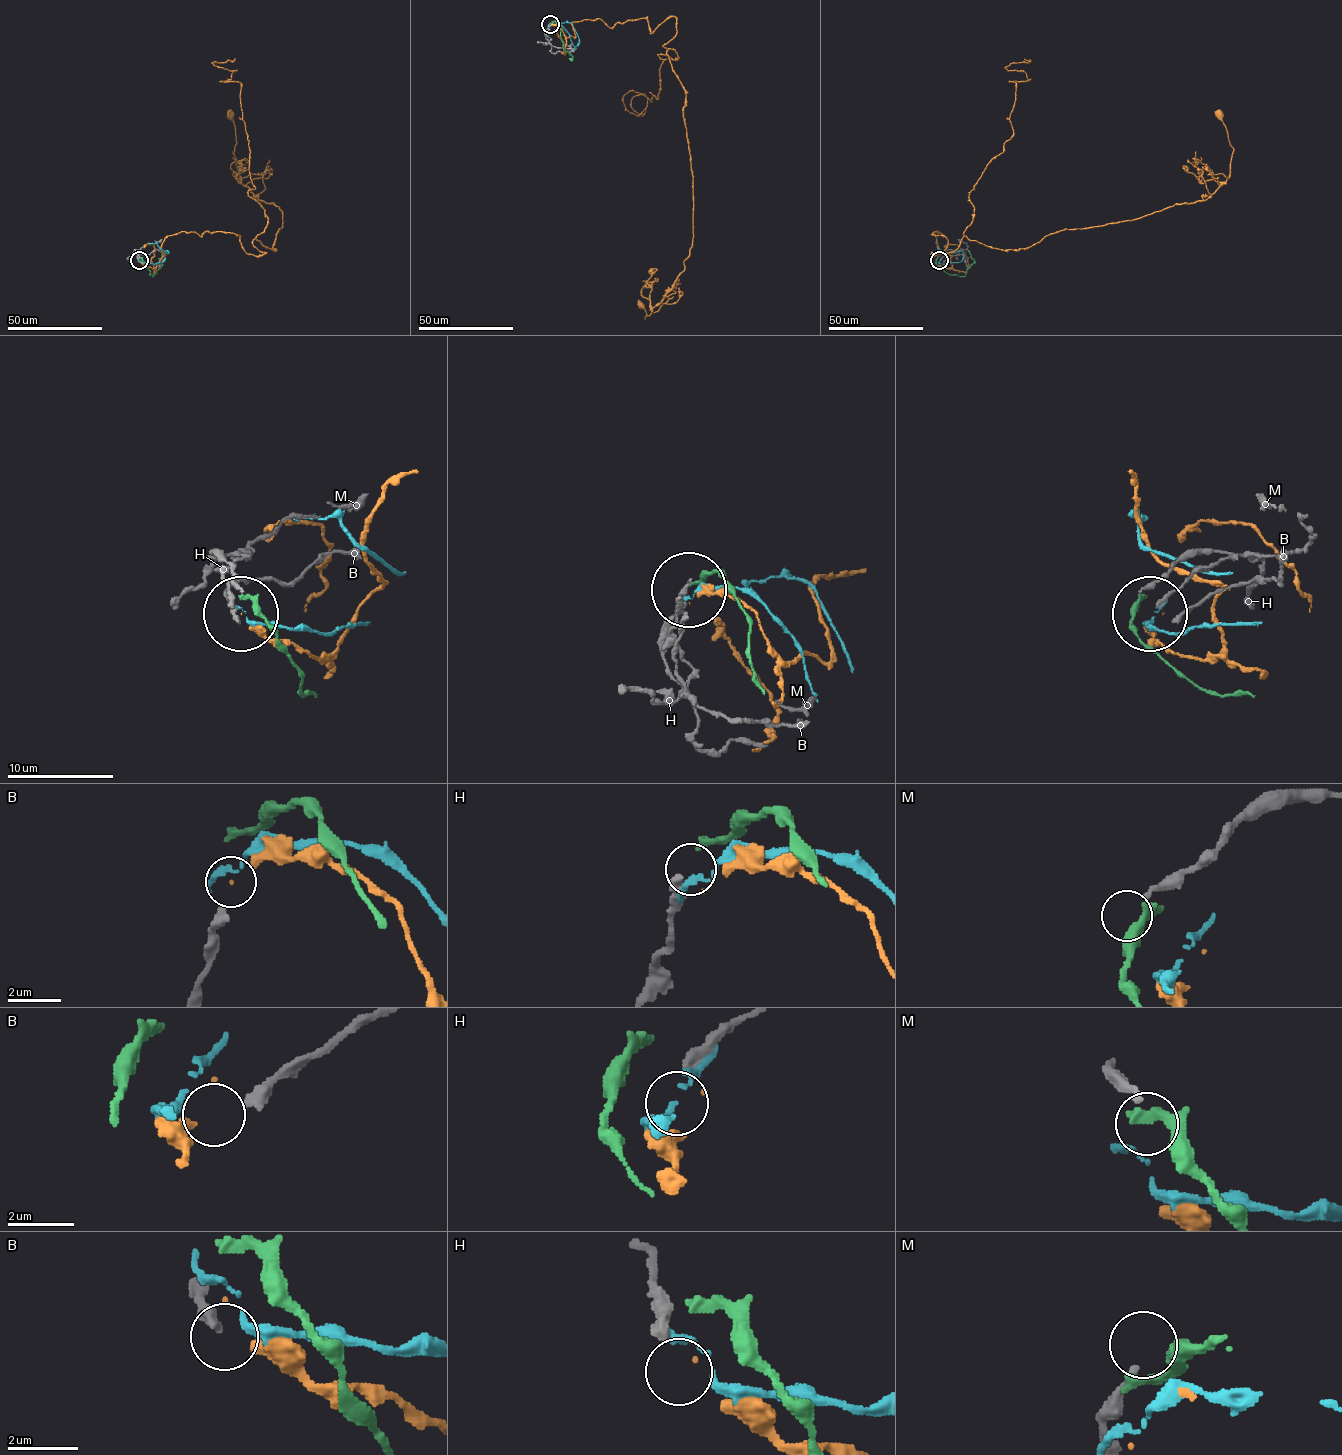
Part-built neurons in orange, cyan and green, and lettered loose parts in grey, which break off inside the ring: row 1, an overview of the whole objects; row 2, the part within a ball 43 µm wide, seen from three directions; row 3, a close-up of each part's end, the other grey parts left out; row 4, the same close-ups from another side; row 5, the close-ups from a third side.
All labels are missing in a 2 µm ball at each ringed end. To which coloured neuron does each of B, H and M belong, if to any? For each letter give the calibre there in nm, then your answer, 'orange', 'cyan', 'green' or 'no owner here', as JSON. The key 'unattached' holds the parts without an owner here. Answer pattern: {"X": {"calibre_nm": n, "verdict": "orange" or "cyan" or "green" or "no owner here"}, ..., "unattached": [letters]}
{"B": {"calibre_nm": 360, "verdict": "no owner here"}, "H": {"calibre_nm": 320, "verdict": "no owner here"}, "M": {"calibre_nm": 200, "verdict": "no owner here"}, "unattached": ["B", "H", "M"]}

